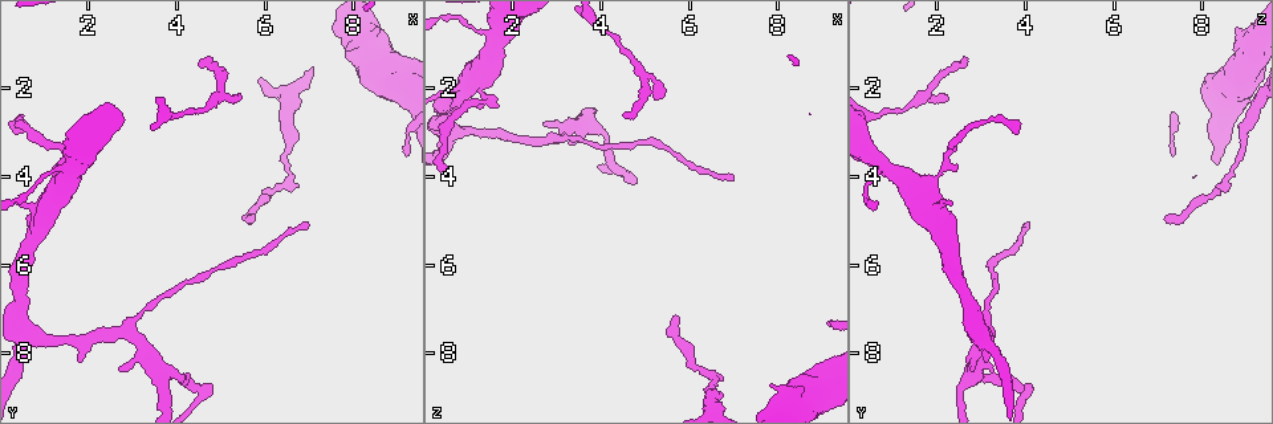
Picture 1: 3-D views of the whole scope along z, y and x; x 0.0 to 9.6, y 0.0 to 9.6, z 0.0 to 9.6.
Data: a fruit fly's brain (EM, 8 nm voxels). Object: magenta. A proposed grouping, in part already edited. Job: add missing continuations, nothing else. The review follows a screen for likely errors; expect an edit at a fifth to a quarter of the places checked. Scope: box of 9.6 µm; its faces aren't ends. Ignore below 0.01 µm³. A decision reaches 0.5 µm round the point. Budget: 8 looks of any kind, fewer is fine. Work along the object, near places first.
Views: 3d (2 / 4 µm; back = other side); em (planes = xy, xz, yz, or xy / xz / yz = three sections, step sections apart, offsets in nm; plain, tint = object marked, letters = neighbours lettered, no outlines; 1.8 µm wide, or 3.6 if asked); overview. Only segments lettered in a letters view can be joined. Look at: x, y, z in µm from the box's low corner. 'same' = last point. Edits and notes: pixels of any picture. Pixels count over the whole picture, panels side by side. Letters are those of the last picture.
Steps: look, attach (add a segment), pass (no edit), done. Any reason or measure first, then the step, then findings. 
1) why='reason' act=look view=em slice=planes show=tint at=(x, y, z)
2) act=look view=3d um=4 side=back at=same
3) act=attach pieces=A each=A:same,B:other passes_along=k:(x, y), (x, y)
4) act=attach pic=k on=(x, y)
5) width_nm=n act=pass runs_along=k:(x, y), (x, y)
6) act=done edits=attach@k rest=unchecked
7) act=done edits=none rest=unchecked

why='long arm stops here' act=look view=3d um=2 at=(5.75, 5.00, 7.10)

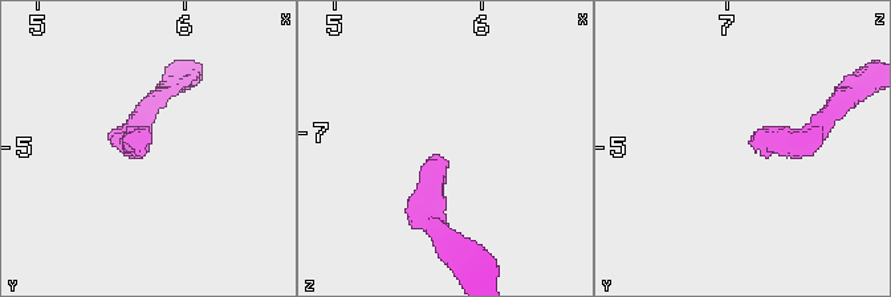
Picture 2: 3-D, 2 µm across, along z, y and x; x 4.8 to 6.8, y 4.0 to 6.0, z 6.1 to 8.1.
act=look view=em slice=planes show=letters at=(5.68, 4.96, 7.14)

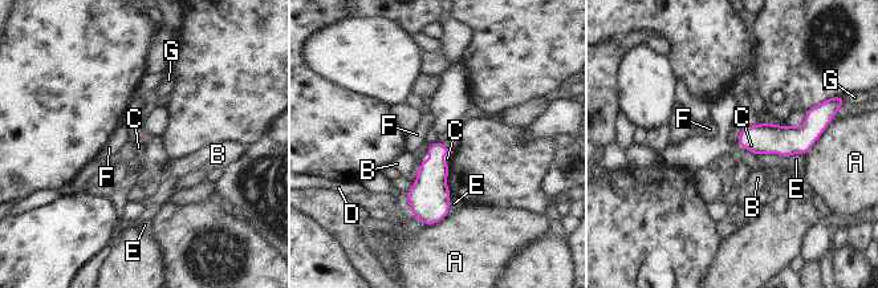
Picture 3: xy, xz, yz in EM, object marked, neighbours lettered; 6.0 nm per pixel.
act=attach pieces=C each=A:other,B:other,C:same,D:other,E:other,F:other,G:other passes_along=3:(429, 197), (435, 161), (447, 158) found='it goes on there'

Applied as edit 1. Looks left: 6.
why='redraw' act=look view=overview

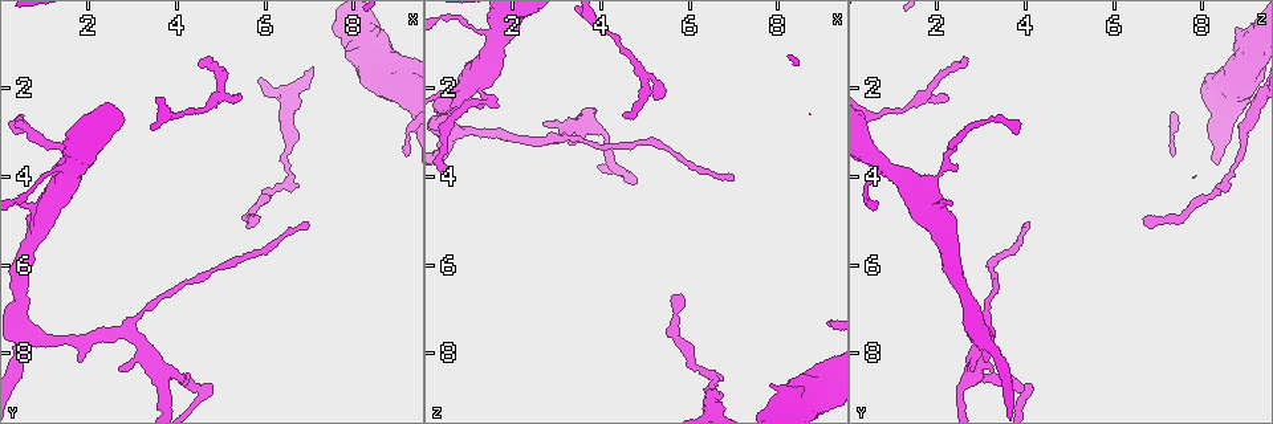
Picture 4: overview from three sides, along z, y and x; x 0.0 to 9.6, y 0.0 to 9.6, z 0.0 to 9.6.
why='arms part here' act=look view=em slice=planes show=letters at=(2.85, 7.45, 3.20)

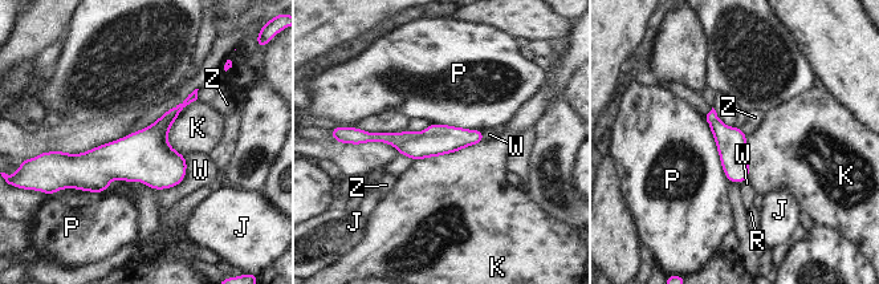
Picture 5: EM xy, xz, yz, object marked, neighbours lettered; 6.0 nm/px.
width_nm=180 act=pass each=J:other,K:other,P:other,R:other,W:other,Z:other runs_along=5:(194, 96), (129, 158), (66, 161) found='no lettered segment goes on from it'

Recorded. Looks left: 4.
why='an open end' act=look view=em slice=yz step=4 show=tint at=(4.85, 8.65, 4.10)

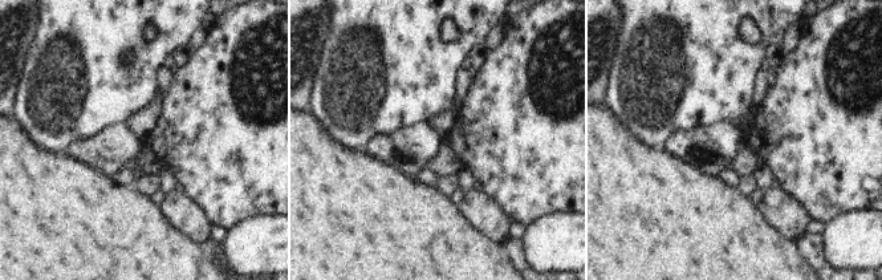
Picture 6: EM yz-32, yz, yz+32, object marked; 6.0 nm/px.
act=look view=em slice=xz step=16 show=letters at=same

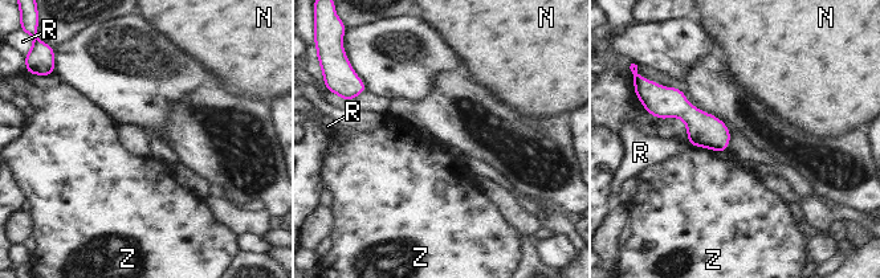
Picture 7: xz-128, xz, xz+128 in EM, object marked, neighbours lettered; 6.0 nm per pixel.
act=pass each=N:other,R:other,Z:other border=7:(693, 146), (724, 152) found='no lettered segment goes on from it'

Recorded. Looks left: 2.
act=done edits=attach@3 rest=unchecked

